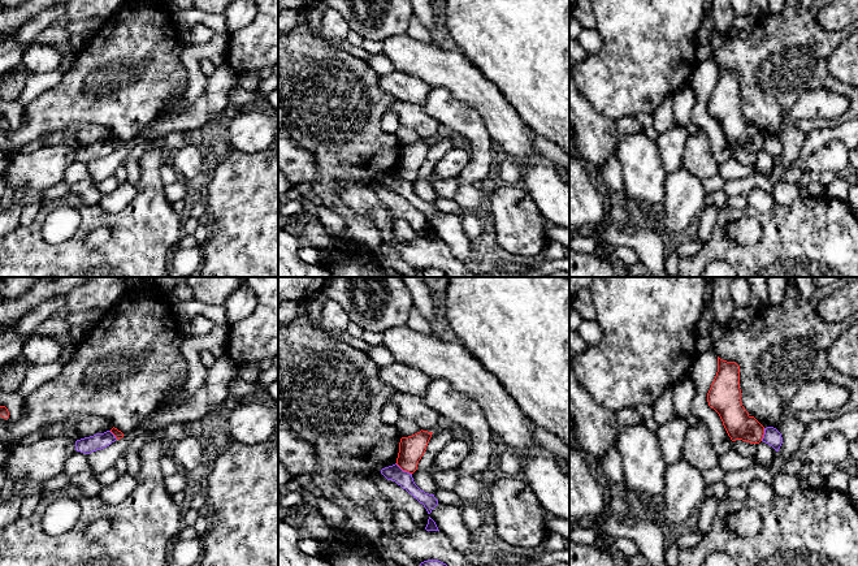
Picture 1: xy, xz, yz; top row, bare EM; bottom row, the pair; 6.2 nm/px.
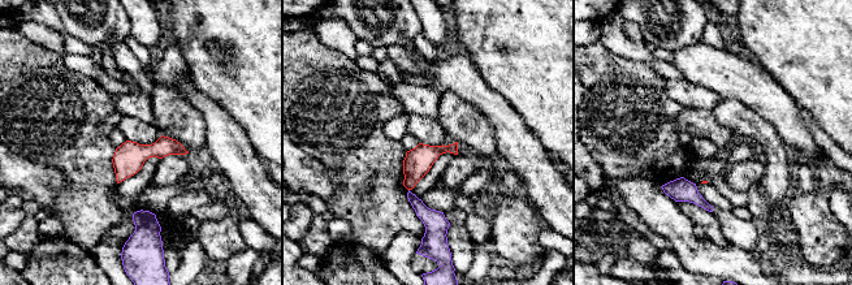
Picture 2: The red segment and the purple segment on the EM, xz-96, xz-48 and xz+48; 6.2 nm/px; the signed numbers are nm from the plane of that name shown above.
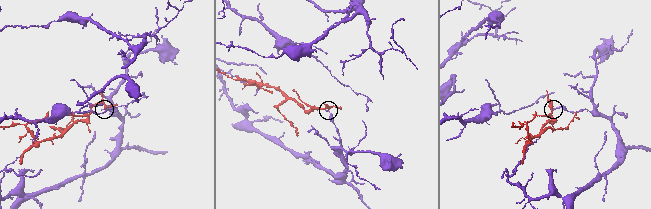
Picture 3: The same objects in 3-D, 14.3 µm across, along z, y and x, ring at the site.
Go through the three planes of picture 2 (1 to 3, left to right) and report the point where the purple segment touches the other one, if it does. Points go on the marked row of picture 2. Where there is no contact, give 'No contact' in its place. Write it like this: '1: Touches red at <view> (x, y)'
1: No contact
2: No contact
3: No contact

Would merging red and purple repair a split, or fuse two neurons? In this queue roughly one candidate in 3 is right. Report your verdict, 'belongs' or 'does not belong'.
does not belong

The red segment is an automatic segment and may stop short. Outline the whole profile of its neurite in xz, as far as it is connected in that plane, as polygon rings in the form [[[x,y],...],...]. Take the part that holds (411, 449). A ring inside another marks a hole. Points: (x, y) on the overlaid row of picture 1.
[[[420,431],[412,436],[402,437],[396,465],[410,474],[417,470],[419,461],[424,455],[433,432]]]

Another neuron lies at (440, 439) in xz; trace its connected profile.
[[[451,429],[434,431],[428,442],[426,450],[419,461],[417,470],[433,468],[433,461],[447,442],[454,438]]]

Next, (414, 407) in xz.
[[[395,392],[389,402],[398,407],[400,416],[411,419],[420,429],[434,432],[441,415],[429,407],[422,397]]]

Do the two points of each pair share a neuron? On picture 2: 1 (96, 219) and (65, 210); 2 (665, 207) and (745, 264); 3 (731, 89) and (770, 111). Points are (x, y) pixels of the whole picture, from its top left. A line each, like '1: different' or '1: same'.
1: same
2: same
3: same

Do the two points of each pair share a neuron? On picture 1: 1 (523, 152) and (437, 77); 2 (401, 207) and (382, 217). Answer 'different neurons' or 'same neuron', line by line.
1: same neuron
2: different neurons

